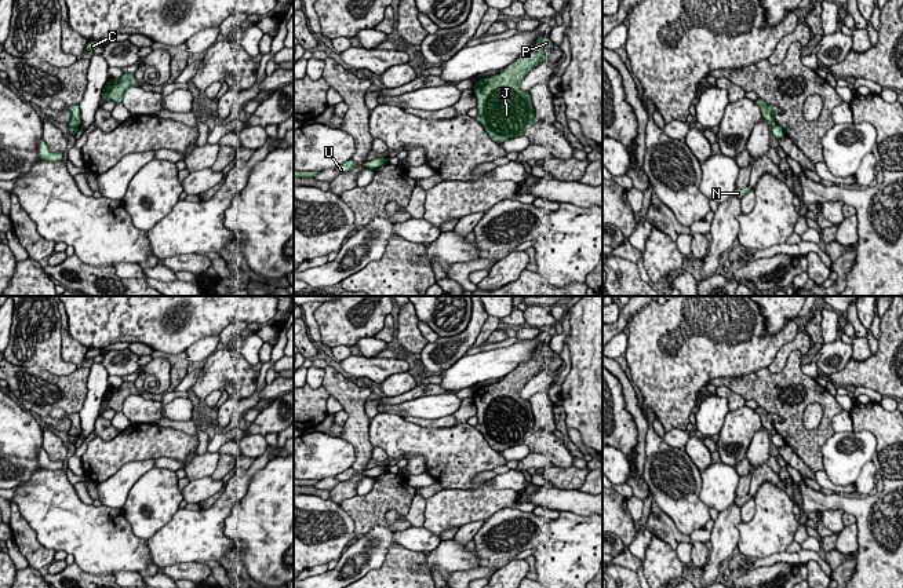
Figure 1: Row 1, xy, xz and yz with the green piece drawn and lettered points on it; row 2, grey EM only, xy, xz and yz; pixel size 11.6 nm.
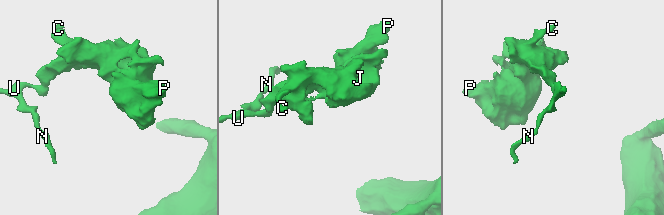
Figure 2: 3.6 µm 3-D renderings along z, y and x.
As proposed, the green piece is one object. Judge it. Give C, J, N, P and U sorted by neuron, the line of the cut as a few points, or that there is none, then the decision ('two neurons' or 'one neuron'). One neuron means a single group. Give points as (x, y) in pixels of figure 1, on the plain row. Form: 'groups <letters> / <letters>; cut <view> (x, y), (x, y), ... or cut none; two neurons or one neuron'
groups C J P / N U; cut yz (776, 433), (772, 435); two neurons

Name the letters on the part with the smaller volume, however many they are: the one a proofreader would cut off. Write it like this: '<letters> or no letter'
C, J, P

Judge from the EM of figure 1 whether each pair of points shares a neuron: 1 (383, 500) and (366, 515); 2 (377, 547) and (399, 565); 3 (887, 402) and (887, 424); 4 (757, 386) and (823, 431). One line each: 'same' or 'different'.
1: same
2: different
3: different
4: same

